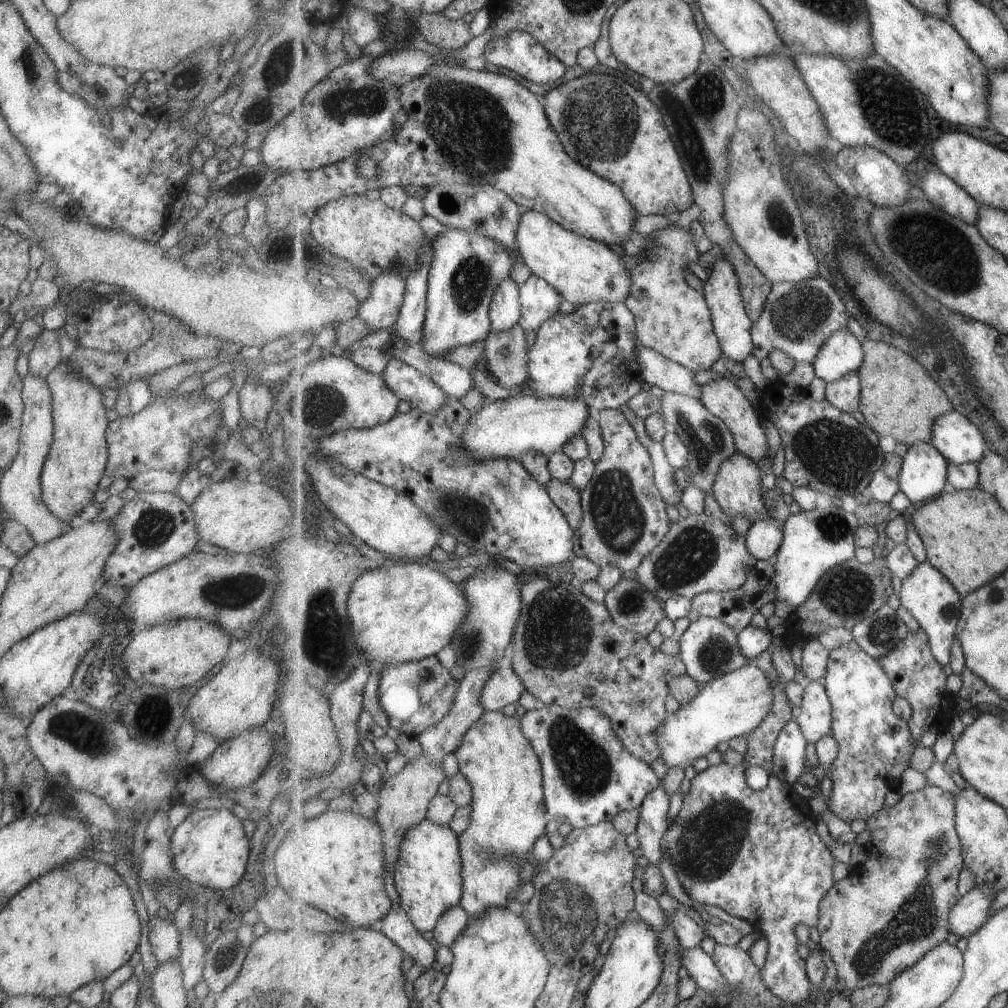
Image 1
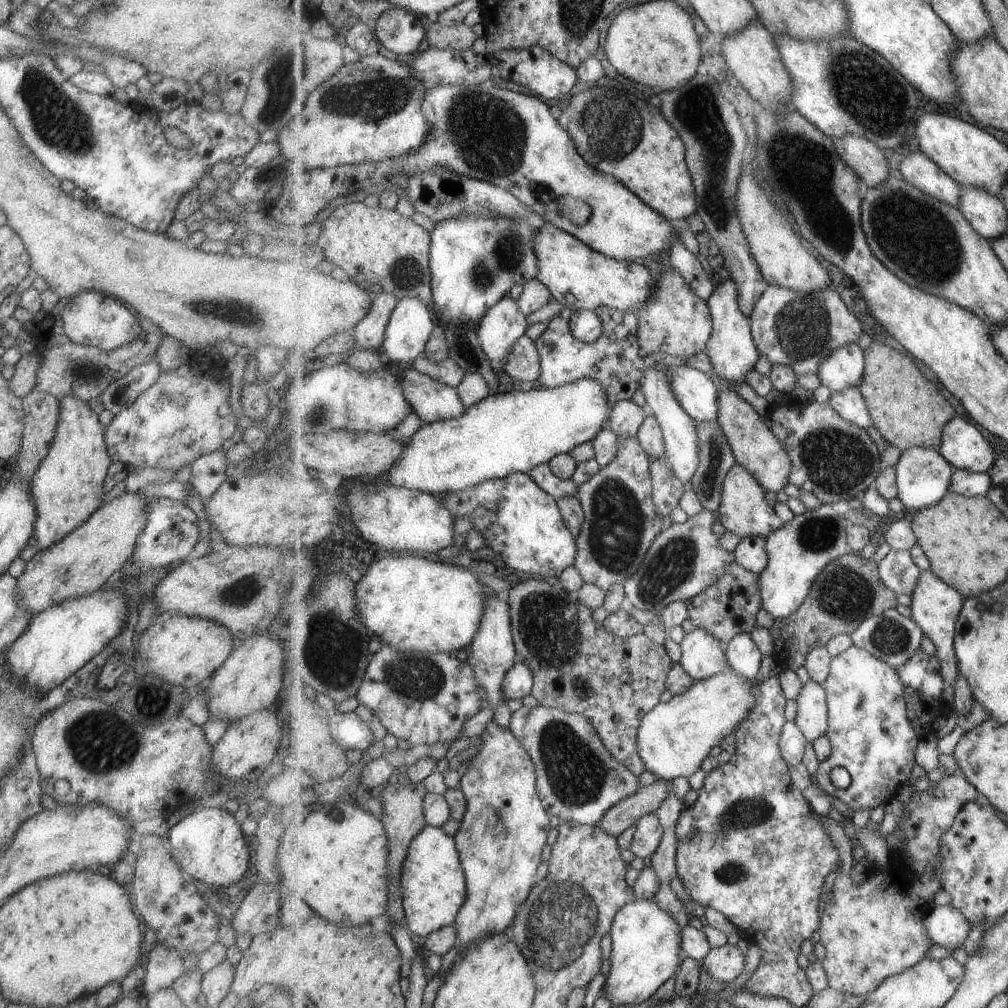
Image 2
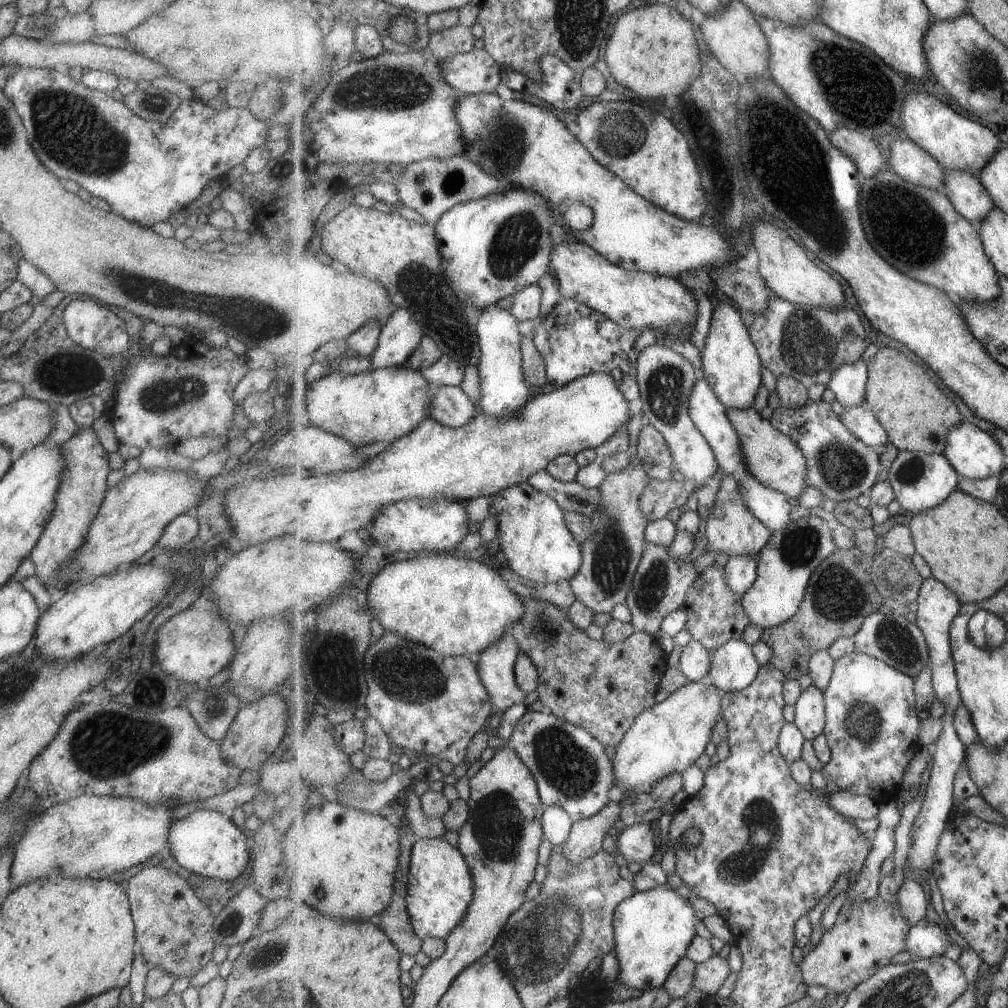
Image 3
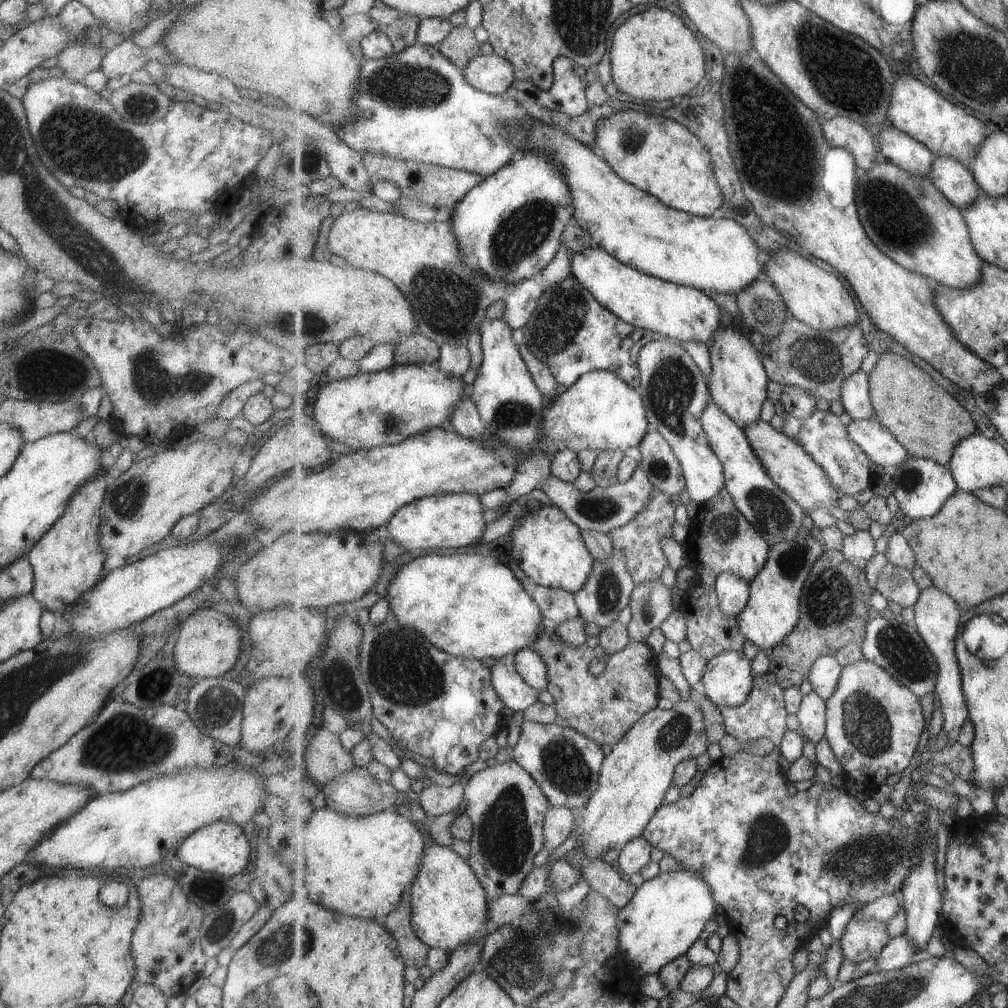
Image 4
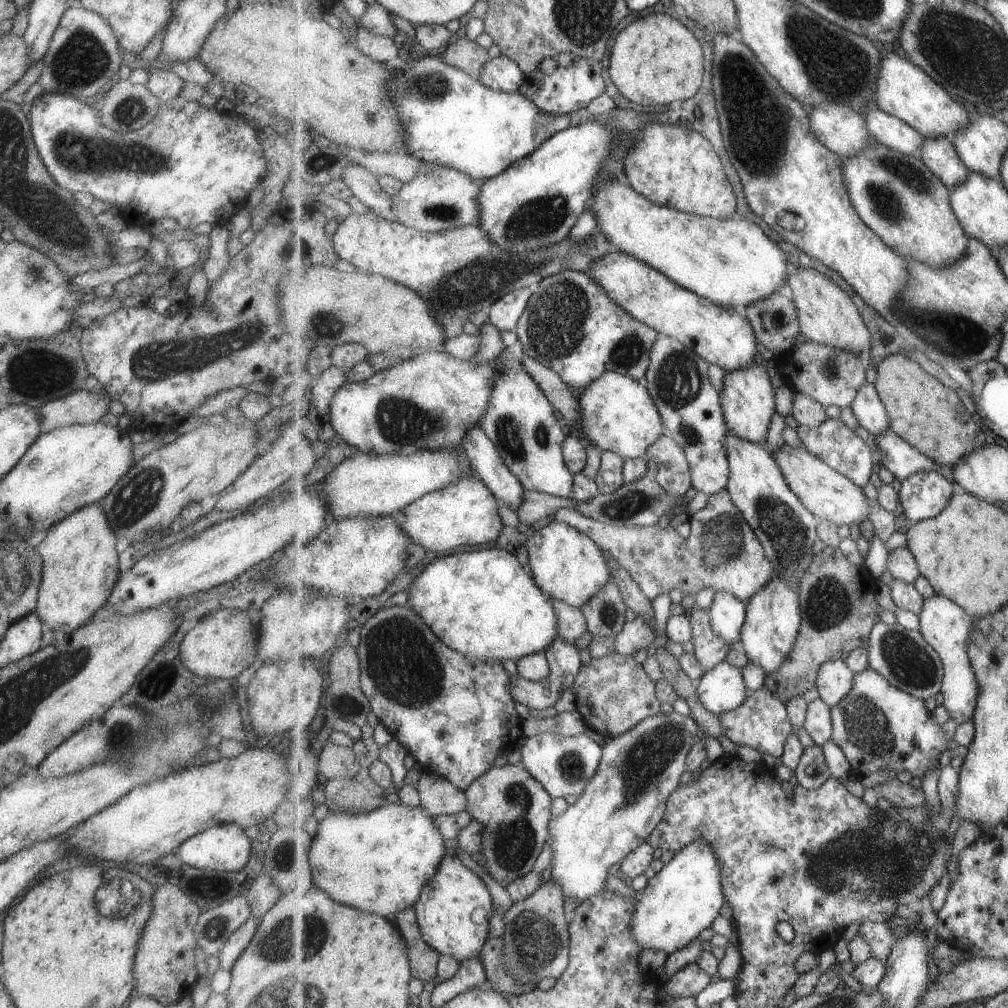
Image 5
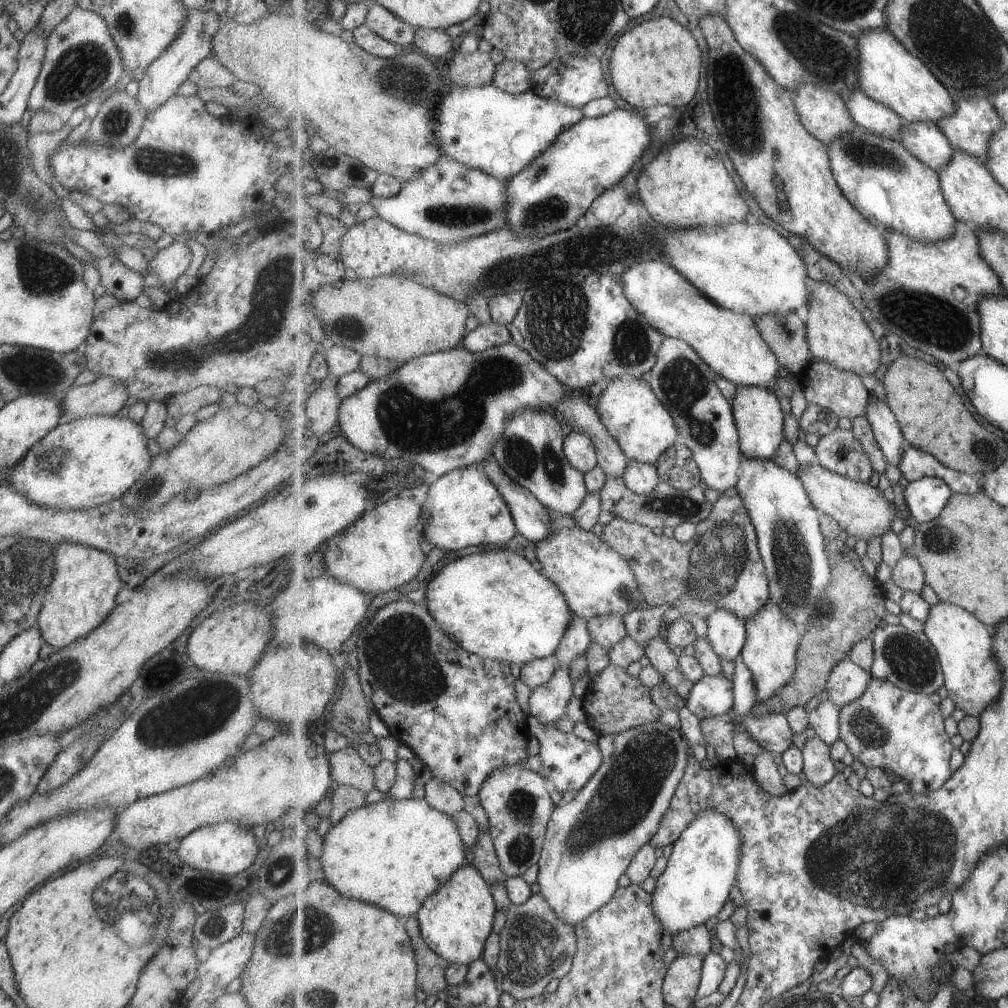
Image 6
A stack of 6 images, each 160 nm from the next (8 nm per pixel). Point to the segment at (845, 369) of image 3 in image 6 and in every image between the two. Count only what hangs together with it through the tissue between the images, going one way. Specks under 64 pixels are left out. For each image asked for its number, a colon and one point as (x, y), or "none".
4: (856, 399)
5: (870, 411)
6: (886, 427)

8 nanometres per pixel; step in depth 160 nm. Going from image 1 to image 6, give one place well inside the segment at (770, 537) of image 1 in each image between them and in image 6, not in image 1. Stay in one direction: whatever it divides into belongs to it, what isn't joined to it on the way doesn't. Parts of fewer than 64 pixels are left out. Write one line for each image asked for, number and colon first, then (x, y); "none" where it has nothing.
2: (751, 553)
3: (741, 571)
4: (733, 592)
5: (728, 613)
6: (727, 633)

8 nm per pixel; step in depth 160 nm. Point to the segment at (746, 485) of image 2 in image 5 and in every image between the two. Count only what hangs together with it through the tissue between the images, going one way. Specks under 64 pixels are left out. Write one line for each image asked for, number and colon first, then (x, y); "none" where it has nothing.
3: (733, 527)
4: (725, 541)
5: (724, 553)

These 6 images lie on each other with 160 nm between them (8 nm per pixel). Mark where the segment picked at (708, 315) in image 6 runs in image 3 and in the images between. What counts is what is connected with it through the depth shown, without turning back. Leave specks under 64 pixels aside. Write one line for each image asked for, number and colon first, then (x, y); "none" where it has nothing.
3: (635, 299)
4: (683, 313)
5: (723, 336)

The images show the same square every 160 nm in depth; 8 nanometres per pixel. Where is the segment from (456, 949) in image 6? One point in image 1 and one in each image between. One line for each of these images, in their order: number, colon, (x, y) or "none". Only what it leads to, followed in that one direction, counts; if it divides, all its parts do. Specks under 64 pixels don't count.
1: (429, 881)
2: (434, 884)
3: (440, 888)
4: (450, 908)
5: (454, 912)

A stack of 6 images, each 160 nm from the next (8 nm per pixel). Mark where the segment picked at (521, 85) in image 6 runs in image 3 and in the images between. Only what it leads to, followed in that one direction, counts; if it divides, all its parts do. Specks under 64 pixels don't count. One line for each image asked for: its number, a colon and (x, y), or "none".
3: (476, 71)
4: (493, 74)
5: (502, 74)

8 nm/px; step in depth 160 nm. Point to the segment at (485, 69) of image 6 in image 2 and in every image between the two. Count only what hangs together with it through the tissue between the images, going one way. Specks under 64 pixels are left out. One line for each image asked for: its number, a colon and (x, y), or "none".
2: (461, 37)
3: (459, 39)
4: (460, 46)
5: (465, 54)

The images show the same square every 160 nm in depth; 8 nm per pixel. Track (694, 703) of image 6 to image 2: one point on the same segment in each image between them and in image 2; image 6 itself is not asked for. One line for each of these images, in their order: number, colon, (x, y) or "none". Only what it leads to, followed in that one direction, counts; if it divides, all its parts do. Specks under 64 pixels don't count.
2: (744, 655)
3: (734, 666)
4: (729, 679)
5: (722, 689)

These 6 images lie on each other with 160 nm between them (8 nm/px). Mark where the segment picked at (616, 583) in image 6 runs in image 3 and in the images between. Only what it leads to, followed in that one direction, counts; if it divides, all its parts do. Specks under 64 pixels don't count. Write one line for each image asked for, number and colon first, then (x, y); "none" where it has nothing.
3: (533, 532)
4: (551, 548)
5: (570, 566)

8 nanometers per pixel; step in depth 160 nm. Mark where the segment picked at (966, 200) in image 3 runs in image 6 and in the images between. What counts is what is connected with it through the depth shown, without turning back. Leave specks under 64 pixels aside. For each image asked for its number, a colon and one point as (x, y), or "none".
4: (955, 179)
5: (940, 155)
6: (926, 140)

